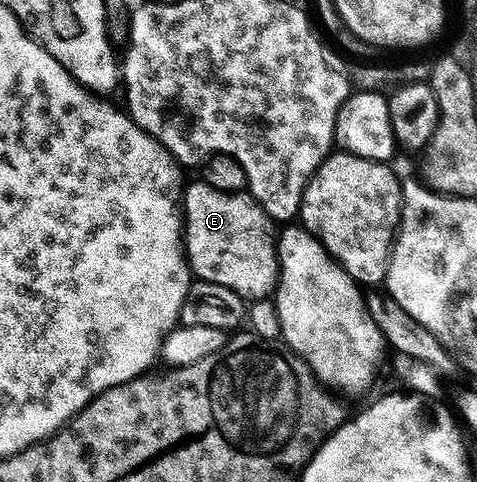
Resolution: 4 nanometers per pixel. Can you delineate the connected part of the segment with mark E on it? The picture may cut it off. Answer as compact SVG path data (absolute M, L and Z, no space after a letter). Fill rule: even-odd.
M202 180L189 181L182 195L182 221L188 264L199 281L222 284L222 288L230 288L245 300L267 298L275 291L280 277L280 258L276 254L278 230L251 193L218 192Z

